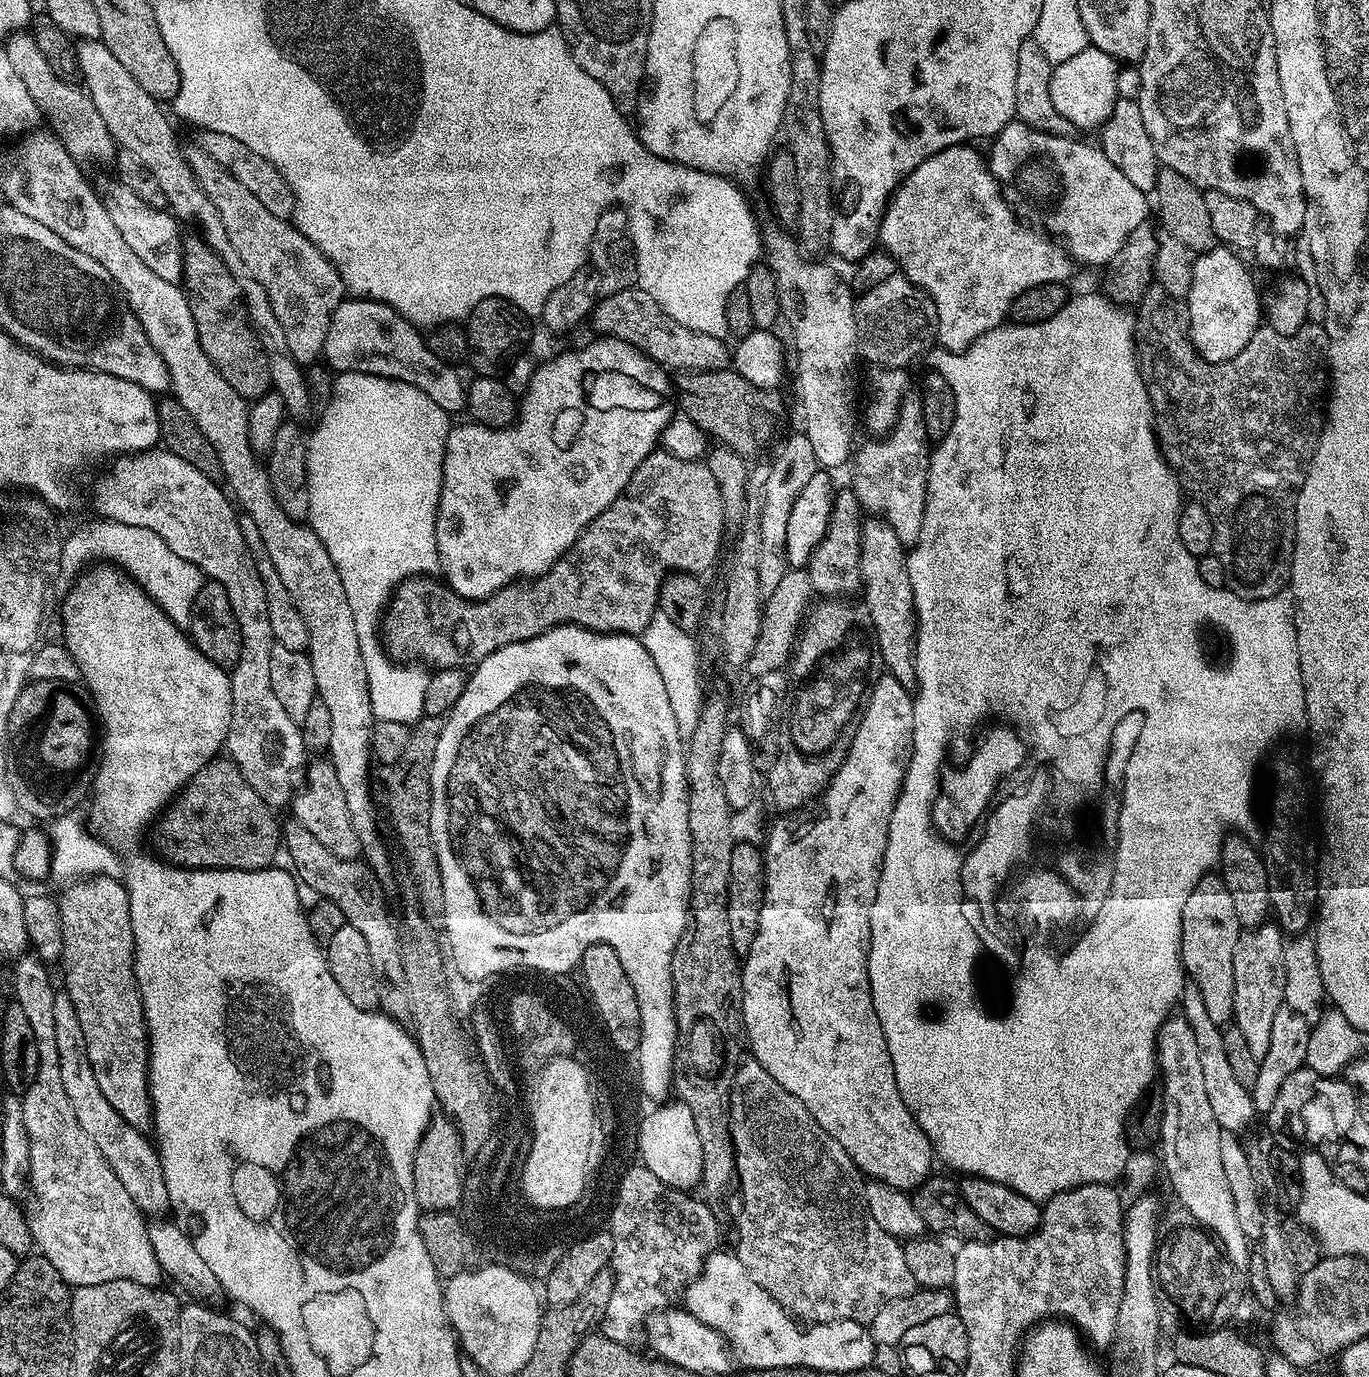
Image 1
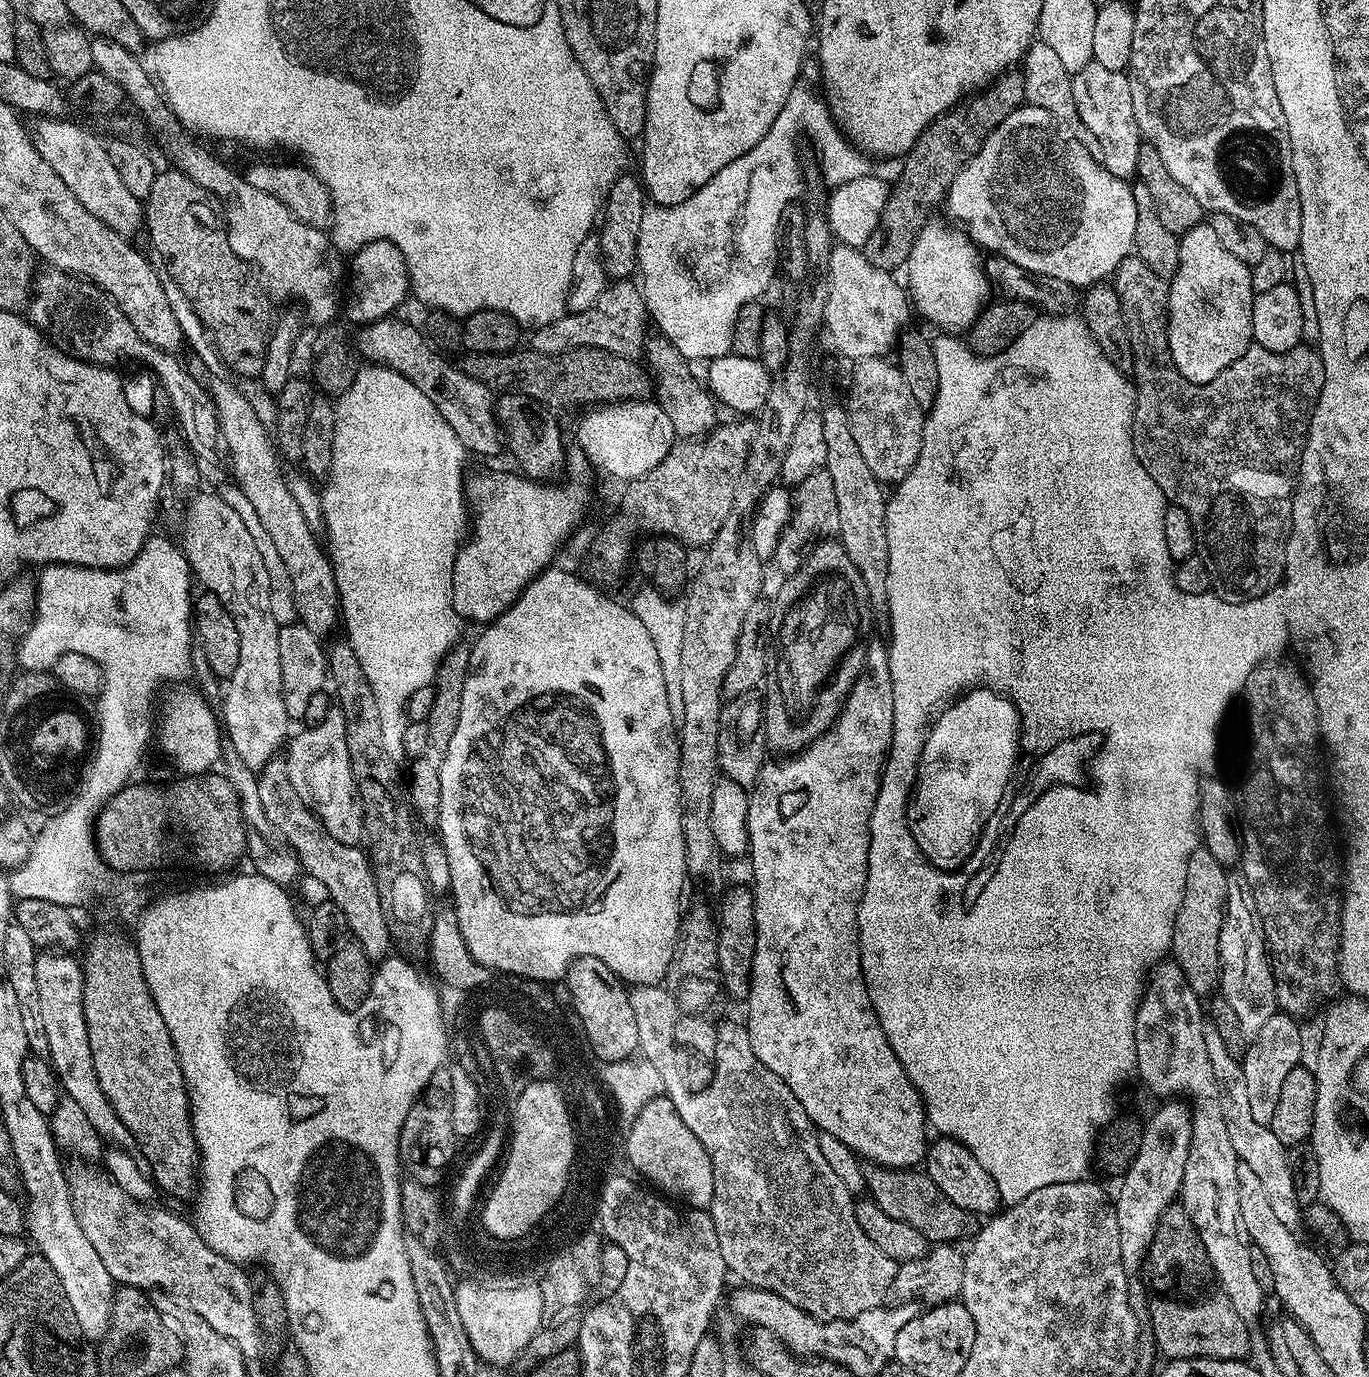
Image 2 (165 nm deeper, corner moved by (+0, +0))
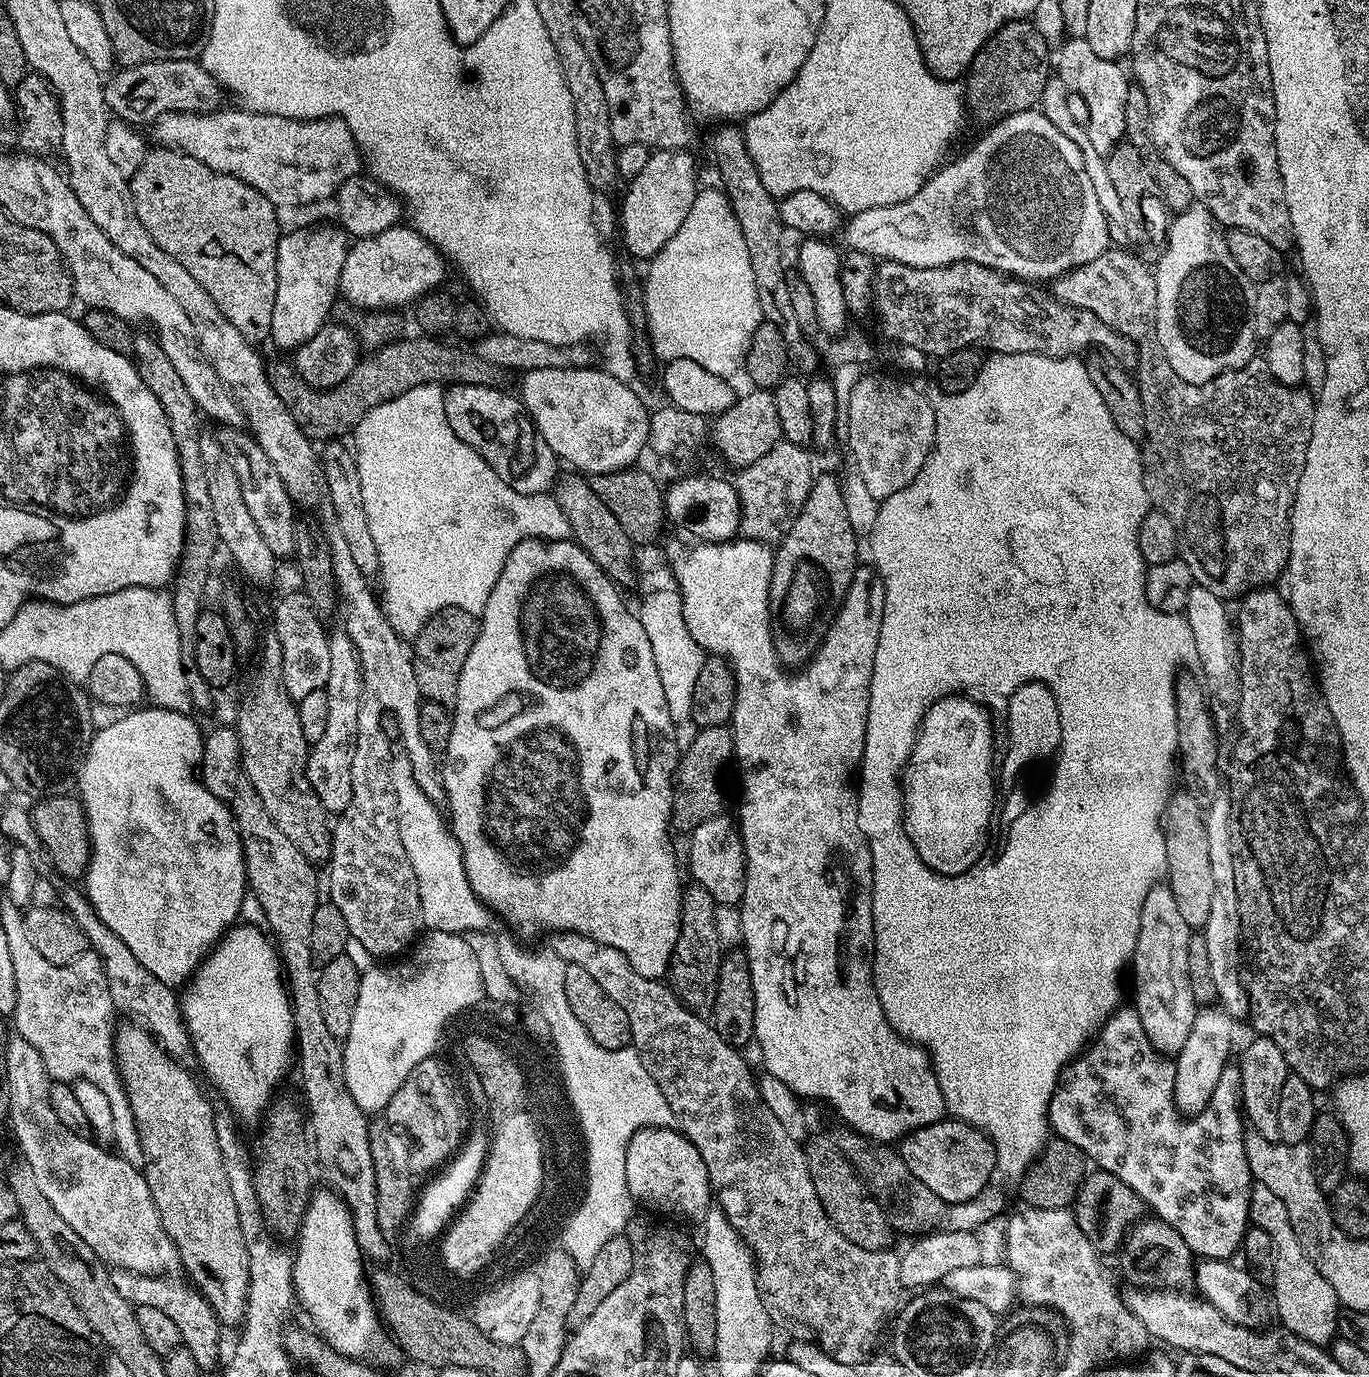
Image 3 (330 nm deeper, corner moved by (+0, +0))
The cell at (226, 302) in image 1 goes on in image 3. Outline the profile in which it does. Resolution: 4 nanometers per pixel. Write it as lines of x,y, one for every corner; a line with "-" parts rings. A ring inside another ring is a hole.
149,147
146,158
138,166
138,170
130,177
130,183
132,185
132,197
134,198
136,213
142,222
142,226
146,226
146,234
150,234
150,238
154,238
154,242
158,242
158,246
162,246
162,250
166,250
166,254
170,254
170,258
182,262
182,266
186,266
186,270
190,270
190,274
194,274
194,278
198,278
202,290
206,290
210,294
210,298
214,298
218,310
222,310
222,314
231,324
238,326
238,330
247,340
253,342
259,342
259,340
267,341
272,334
274,294
278,290
278,270
276,269
278,242
282,235
280,220
276,217
278,215
276,205
270,203
261,192
254,190
254,186
250,186
230,174
222,174
218,170
210,170
210,166
198,162
198,158
190,158
190,154
180,151
178,148

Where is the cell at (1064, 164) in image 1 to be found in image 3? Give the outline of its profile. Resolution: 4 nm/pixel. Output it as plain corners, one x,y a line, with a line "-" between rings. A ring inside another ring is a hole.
1029,110
1026,112
1013,112
1004,117
1003,120
997,120
991,125
992,128
969,152
964,152
960,157
949,159
943,166
937,168
932,177
914,194
914,198
906,198
906,202
898,202
890,206
881,208
871,208
861,212
851,213
847,217
846,227
843,229
844,240
848,243
847,247
853,252
870,254
877,261
883,262
893,260
902,262
906,266
918,266
919,268
941,268
947,264
957,264
963,260
969,260
975,264
981,264
987,268
992,268
996,272
1005,273
1013,278
1019,278
1025,282
1040,282
1036,280
1045,280
1051,282
1064,272
1069,272
1071,268
1082,266
1086,262
1094,262
1098,254
1102,254
1110,246
1110,237
1108,235
1108,219
1102,210
1101,203
1098,202
1098,193
1090,174
1086,174
1085,159
1082,150
1050,122
1044,113
1039,110

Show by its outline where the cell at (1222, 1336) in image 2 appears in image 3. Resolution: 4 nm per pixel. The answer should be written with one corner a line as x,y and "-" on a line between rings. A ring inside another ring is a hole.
1142,1218
1124,1237
1119,1249
1120,1268
1127,1282
1134,1288
1188,1290
1196,1279
1194,1257
1190,1246
1182,1242
1182,1234
1165,1220

